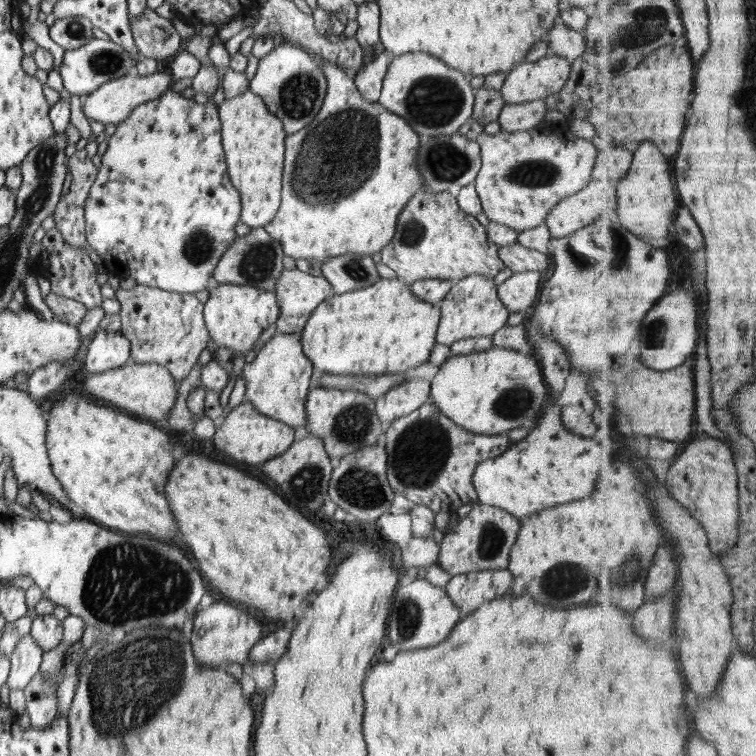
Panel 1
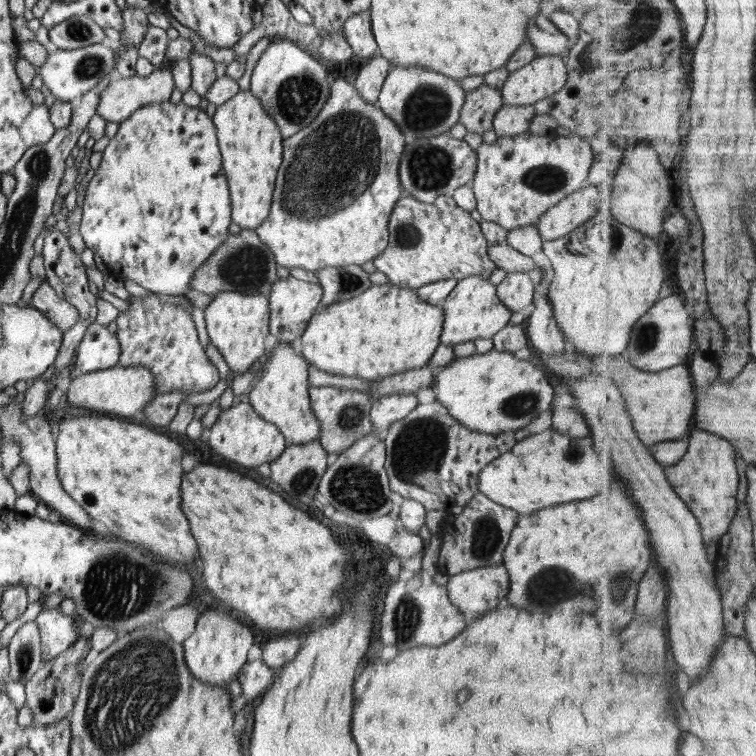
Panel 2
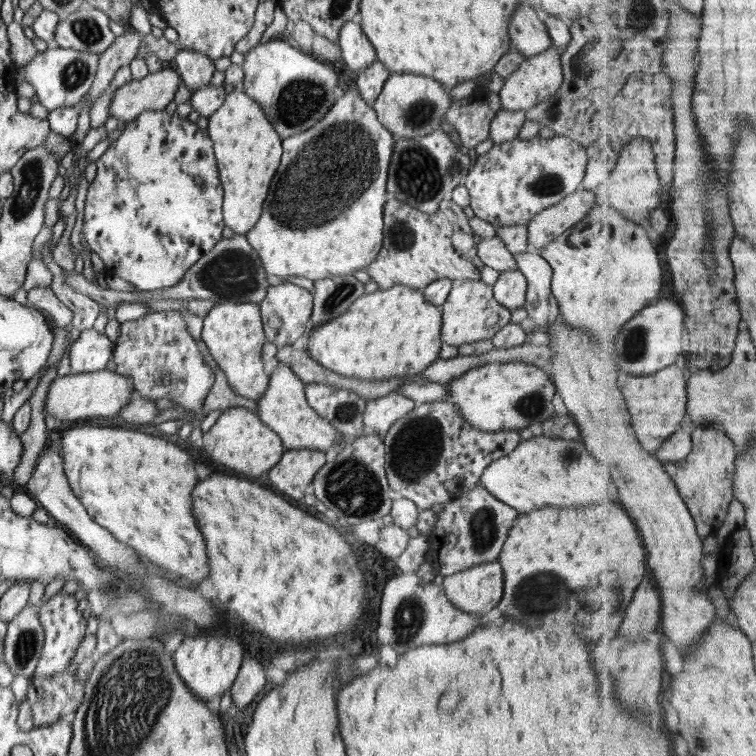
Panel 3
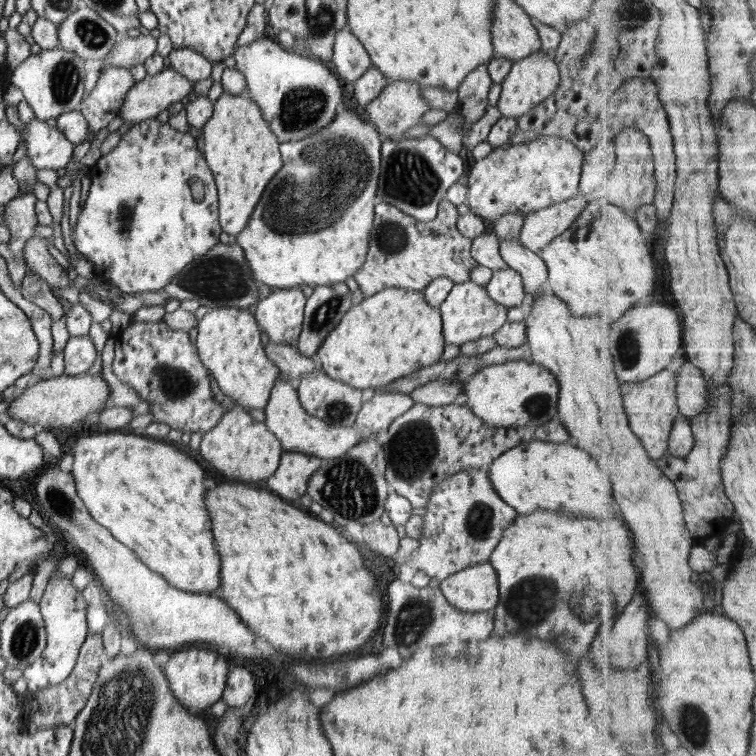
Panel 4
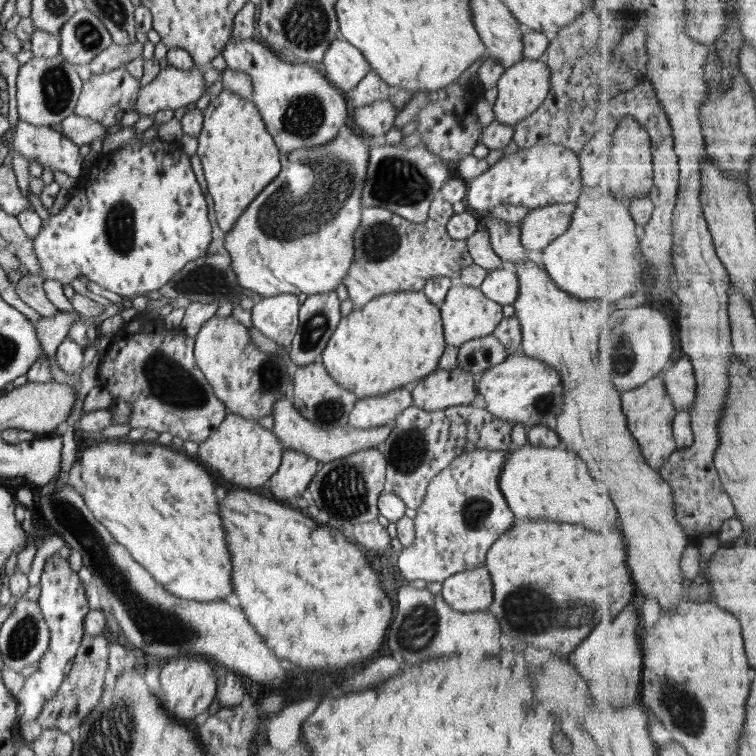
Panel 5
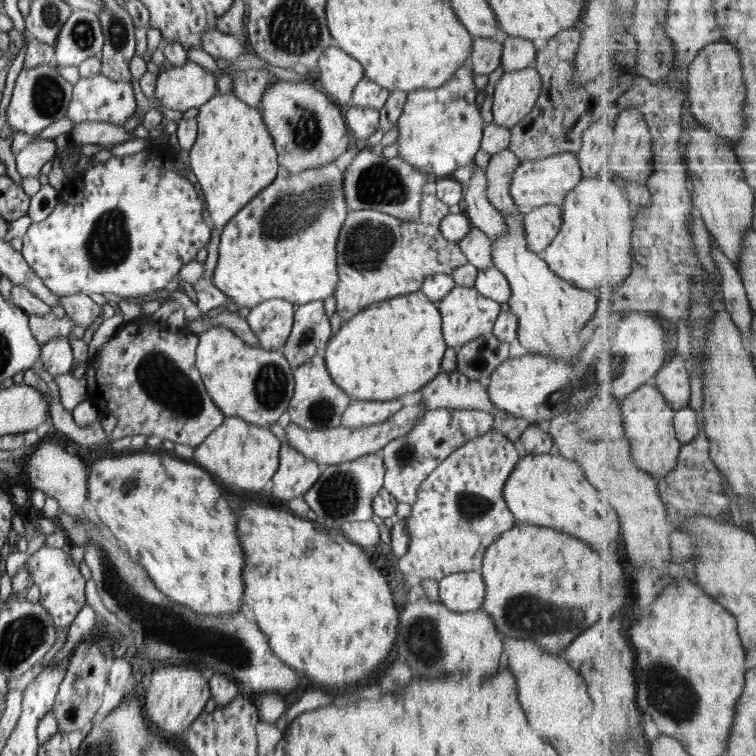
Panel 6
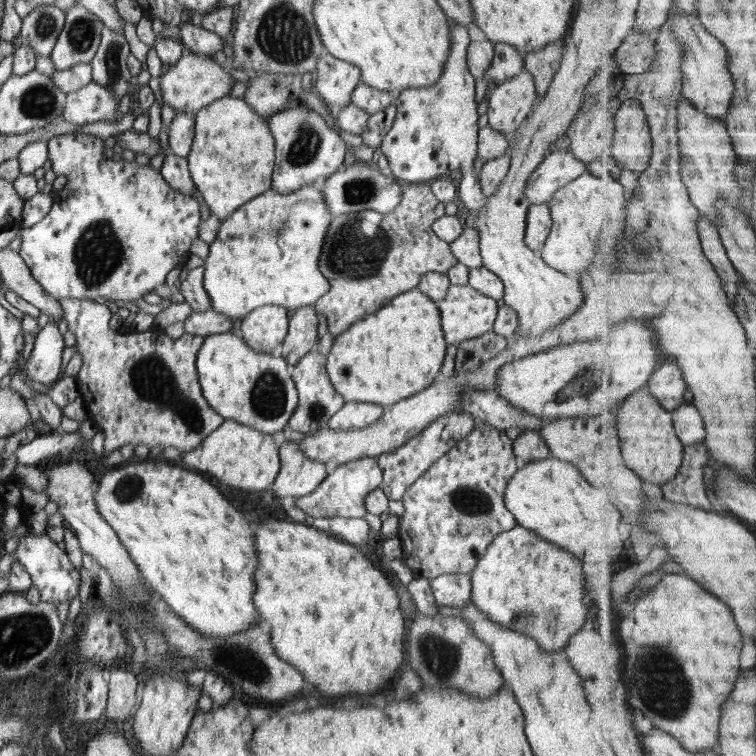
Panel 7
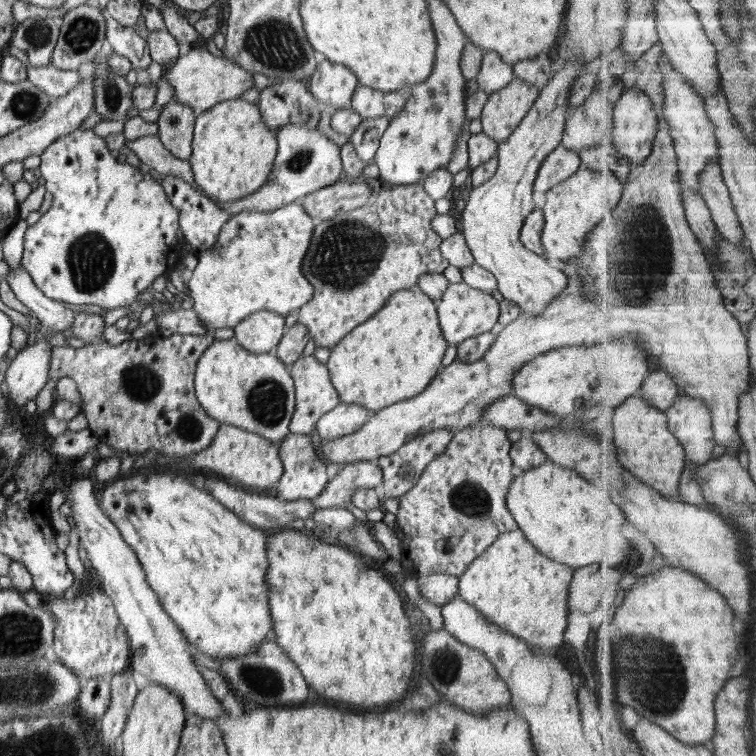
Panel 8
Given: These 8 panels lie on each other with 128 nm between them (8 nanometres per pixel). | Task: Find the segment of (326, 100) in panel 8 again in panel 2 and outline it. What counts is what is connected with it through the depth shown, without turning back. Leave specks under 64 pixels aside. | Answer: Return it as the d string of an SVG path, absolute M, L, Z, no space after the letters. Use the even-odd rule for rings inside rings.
M369 10L353 14L347 18L341 33L345 34L344 38L352 47L353 54L362 58L363 63L372 58L378 49L372 32Z

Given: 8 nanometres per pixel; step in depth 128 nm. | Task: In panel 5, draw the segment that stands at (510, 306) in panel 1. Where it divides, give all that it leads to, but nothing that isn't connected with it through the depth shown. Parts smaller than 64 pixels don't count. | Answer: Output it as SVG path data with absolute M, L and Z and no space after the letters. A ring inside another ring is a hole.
M510 265L501 269L488 270L486 278L479 287L486 298L498 304L514 304L518 298L518 275Z

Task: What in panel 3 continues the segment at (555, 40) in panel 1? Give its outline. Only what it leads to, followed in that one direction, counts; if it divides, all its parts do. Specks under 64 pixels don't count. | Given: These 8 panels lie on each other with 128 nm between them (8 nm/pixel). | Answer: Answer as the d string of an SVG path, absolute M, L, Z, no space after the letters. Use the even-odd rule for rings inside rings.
M520 4L516 8L508 32L511 46L518 49L525 57L536 56L552 45L545 22L540 20L528 4Z

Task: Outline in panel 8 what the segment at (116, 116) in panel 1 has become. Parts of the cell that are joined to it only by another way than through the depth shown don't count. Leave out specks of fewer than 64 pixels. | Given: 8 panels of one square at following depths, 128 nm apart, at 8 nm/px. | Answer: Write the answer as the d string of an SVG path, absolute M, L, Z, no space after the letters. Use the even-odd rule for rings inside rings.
M191 49L185 56L178 57L174 66L166 70L165 78L174 88L175 100L189 106L198 116L212 108L218 102L238 99L248 88L256 84L258 77L244 70L239 64L230 62L225 57L216 57L208 50Z

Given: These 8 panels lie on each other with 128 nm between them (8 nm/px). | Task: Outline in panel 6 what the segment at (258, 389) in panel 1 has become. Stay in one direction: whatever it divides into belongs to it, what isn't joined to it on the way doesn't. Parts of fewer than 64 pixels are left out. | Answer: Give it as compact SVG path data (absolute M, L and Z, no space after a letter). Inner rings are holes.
M420 401L415 405L403 406L386 422L359 427L358 429L344 428L344 426L339 425L337 428L326 431L309 431L289 422L285 428L285 443L295 448L299 453L306 455L306 458L316 461L321 467L340 464L341 462L356 460L367 454L379 453L391 440L401 437L414 428L419 414L426 410L425 404Z

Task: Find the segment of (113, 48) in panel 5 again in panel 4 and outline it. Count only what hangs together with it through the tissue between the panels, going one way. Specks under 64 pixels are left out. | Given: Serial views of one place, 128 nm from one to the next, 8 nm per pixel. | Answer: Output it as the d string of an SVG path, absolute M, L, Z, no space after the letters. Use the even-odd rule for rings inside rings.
M141 34L138 37L129 37L107 54L102 70L114 66L129 69L136 64L143 64L147 58L156 52L157 38L153 35Z

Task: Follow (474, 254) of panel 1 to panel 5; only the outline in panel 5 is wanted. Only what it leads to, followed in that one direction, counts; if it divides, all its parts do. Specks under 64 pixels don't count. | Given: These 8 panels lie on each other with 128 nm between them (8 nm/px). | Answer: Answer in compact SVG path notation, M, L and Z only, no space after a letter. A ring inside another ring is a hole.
M441 196L435 198L428 210L428 219L424 223L410 223L378 206L363 208L360 217L360 227L354 232L354 256L348 275L344 278L349 298L352 299L354 309L363 307L374 297L392 292L423 291L425 283L432 277L448 277L457 281L463 268L473 263L467 242L453 239L447 231L448 221L453 212L453 204L445 201Z

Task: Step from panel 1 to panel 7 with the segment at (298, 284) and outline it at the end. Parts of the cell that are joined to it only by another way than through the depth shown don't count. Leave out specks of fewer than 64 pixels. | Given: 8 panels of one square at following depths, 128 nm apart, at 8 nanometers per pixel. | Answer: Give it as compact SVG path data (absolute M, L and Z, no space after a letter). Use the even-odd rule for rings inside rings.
M266 305L252 310L242 317L238 334L258 353L271 353L278 344L283 344L289 329L288 310L283 306Z

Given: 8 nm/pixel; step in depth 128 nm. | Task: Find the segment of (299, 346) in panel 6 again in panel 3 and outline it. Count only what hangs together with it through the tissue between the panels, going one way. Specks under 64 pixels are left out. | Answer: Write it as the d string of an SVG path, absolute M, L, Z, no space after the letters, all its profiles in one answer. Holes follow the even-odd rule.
M353 275L334 276L318 280L314 284L313 311L310 332L333 318L344 314L348 307L364 294L365 285L358 282Z

